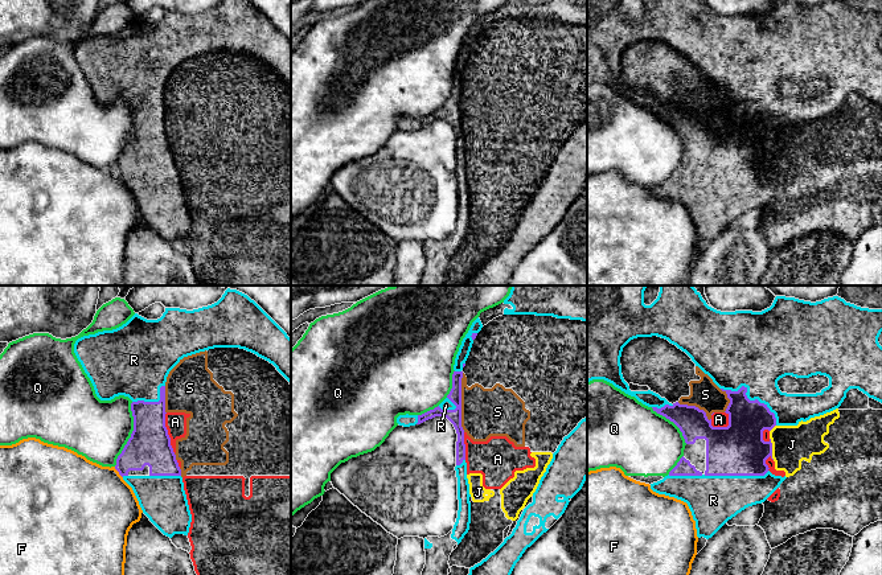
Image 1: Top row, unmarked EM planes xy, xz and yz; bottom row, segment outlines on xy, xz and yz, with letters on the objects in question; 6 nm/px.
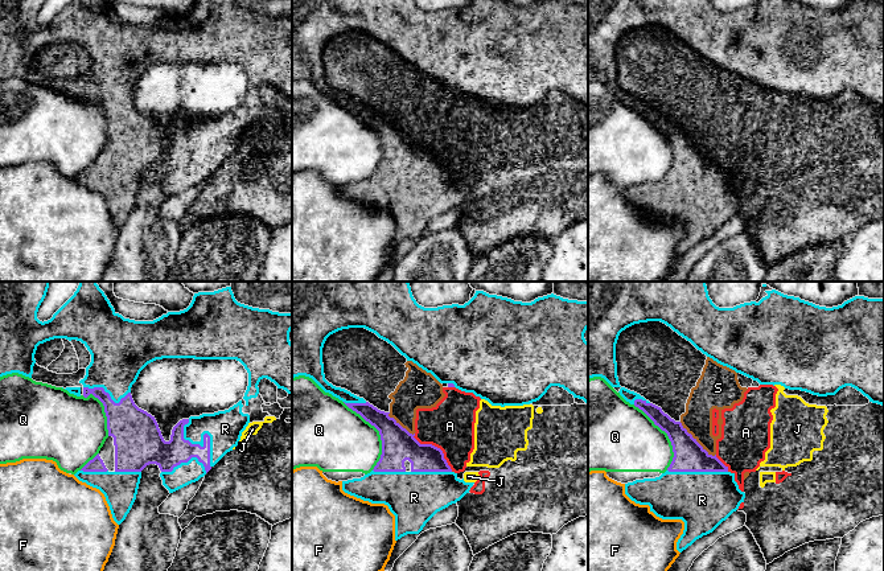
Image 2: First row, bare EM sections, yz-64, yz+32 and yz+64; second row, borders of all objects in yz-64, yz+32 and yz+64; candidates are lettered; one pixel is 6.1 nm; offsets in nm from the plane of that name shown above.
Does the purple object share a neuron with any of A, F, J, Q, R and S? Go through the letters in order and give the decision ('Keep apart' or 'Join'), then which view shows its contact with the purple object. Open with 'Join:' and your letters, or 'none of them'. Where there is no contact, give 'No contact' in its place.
Join: R
A: Keep apart. Touches purple in xy
F: Keep apart. Touches purple in xy
J: Keep apart. Touches purple in yz
Q: Keep apart. Touches purple in xy
R: Join. Touches purple in yz
S: Keep apart. Touches purple in xz

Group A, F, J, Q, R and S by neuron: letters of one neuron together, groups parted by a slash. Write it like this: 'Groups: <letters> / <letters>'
Groups: A J S / F / Q / R

